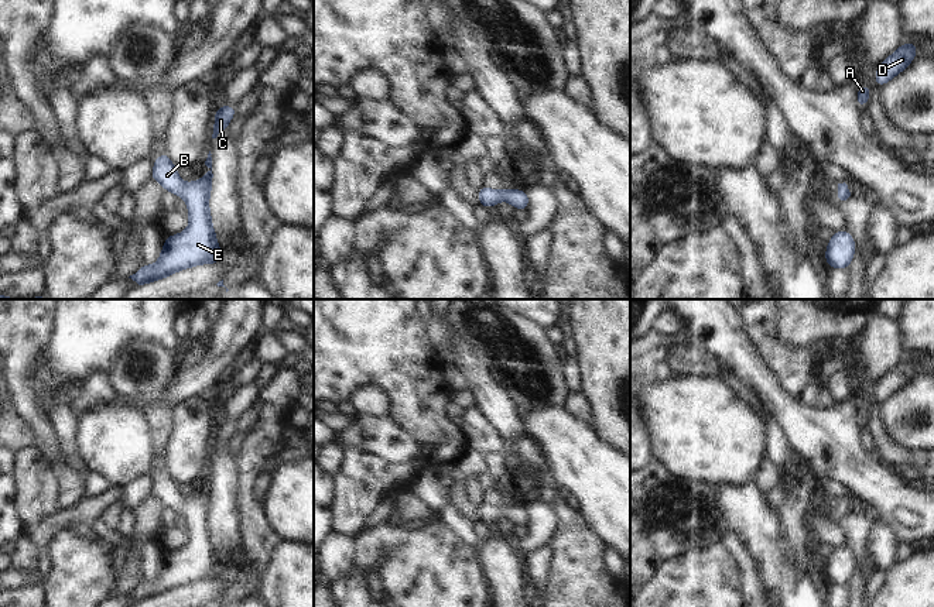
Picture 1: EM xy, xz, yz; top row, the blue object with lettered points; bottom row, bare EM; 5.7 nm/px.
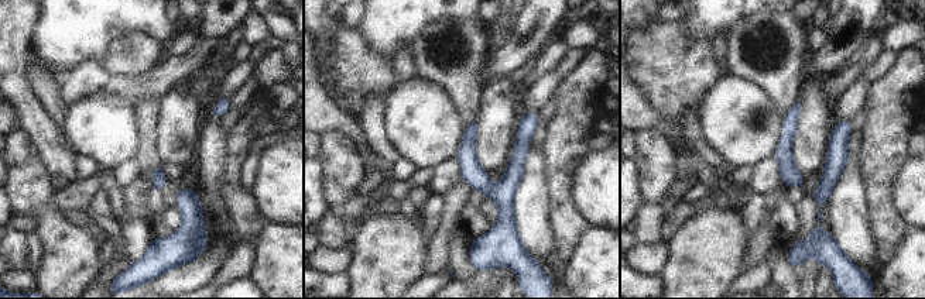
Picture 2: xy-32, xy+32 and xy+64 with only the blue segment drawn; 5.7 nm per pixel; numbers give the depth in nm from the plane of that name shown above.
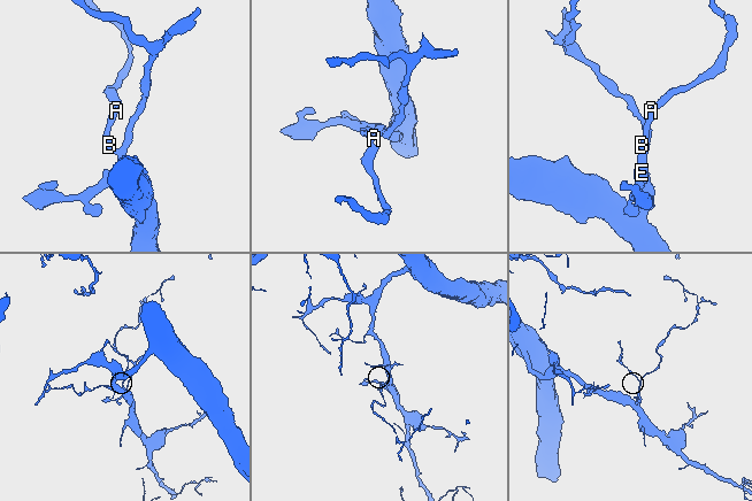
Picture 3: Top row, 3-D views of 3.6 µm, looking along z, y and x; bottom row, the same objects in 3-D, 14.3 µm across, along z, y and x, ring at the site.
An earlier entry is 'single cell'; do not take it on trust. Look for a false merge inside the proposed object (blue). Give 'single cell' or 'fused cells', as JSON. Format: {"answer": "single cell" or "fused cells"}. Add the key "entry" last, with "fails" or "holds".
{"answer": "single cell", "entry": "holds"}

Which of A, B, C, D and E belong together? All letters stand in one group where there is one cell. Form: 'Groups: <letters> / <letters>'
Groups: A B C D E.

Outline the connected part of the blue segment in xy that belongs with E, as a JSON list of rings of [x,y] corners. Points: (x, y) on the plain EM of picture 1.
[[[167,467],[155,474],[150,494],[155,495],[164,507],[175,512],[179,511],[187,518],[189,542],[179,551],[164,553],[164,563],[154,583],[144,580],[129,593],[136,599],[136,604],[155,596],[165,596],[185,584],[220,577],[222,566],[218,560],[209,527],[213,494],[211,471],[209,467],[205,477],[209,487],[199,497],[189,500],[182,498]]]

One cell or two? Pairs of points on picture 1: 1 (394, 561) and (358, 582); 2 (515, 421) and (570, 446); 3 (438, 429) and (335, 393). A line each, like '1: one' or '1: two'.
1: two
2: two
3: one

